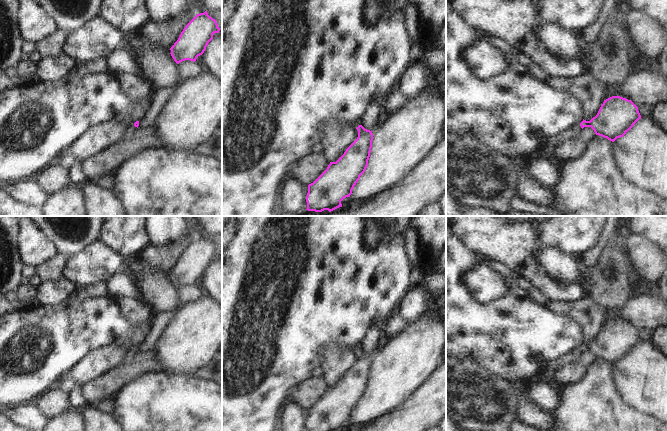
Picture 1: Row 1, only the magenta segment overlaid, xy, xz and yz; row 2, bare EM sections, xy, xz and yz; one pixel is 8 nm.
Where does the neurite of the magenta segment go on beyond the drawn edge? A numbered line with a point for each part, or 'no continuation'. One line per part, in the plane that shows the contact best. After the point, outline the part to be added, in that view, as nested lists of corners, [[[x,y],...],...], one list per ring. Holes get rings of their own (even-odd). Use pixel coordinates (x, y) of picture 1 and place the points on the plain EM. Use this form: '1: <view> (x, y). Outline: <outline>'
1: xy (131, 355). Outline: [[[130,347],[130,350],[127,353],[123,363],[133,362],[134,359],[136,358],[136,355],[137,355],[137,351],[134,350],[134,347]]]

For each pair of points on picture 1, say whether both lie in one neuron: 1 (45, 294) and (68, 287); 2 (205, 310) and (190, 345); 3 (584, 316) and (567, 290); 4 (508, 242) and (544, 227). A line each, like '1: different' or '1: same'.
1: same
2: same
3: different
4: different

